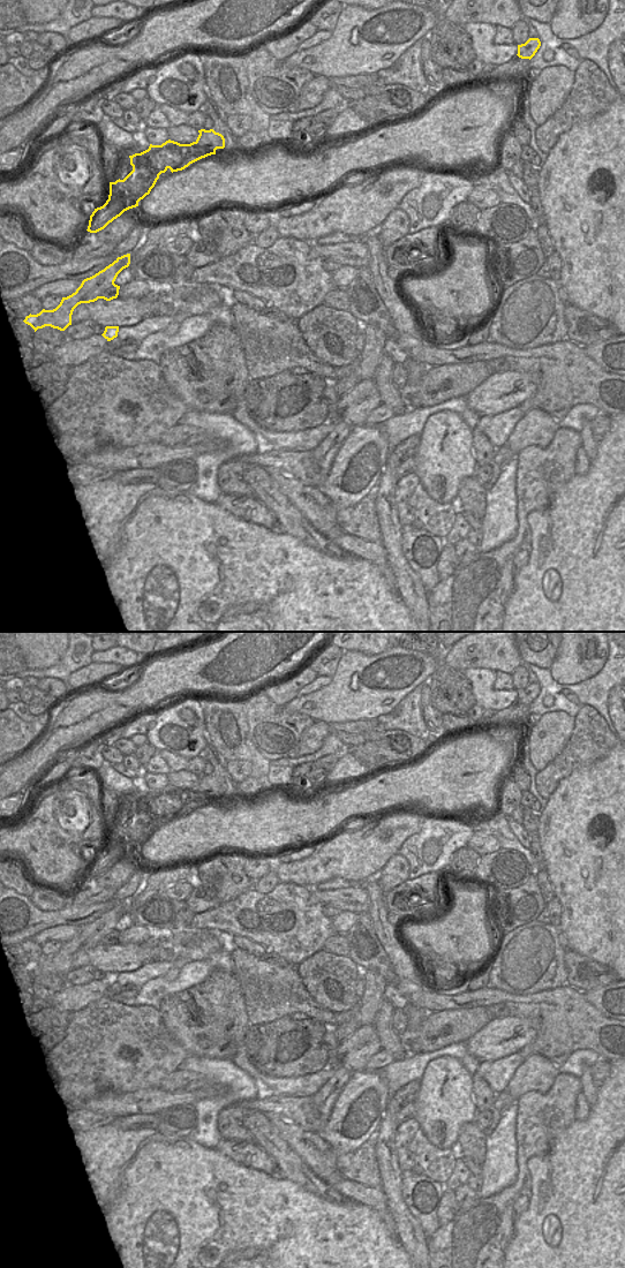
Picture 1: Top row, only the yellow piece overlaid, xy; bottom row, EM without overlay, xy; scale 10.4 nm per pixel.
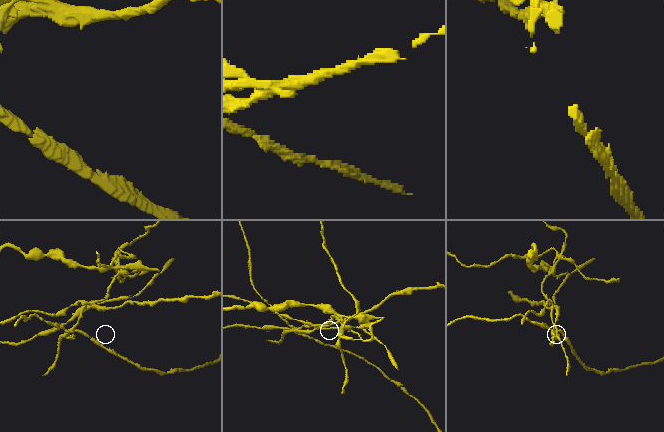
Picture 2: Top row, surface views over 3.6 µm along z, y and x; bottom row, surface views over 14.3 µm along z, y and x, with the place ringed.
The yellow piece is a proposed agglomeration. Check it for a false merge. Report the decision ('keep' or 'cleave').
cleave

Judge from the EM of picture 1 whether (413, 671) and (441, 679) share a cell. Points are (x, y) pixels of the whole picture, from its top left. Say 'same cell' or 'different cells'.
different cells

